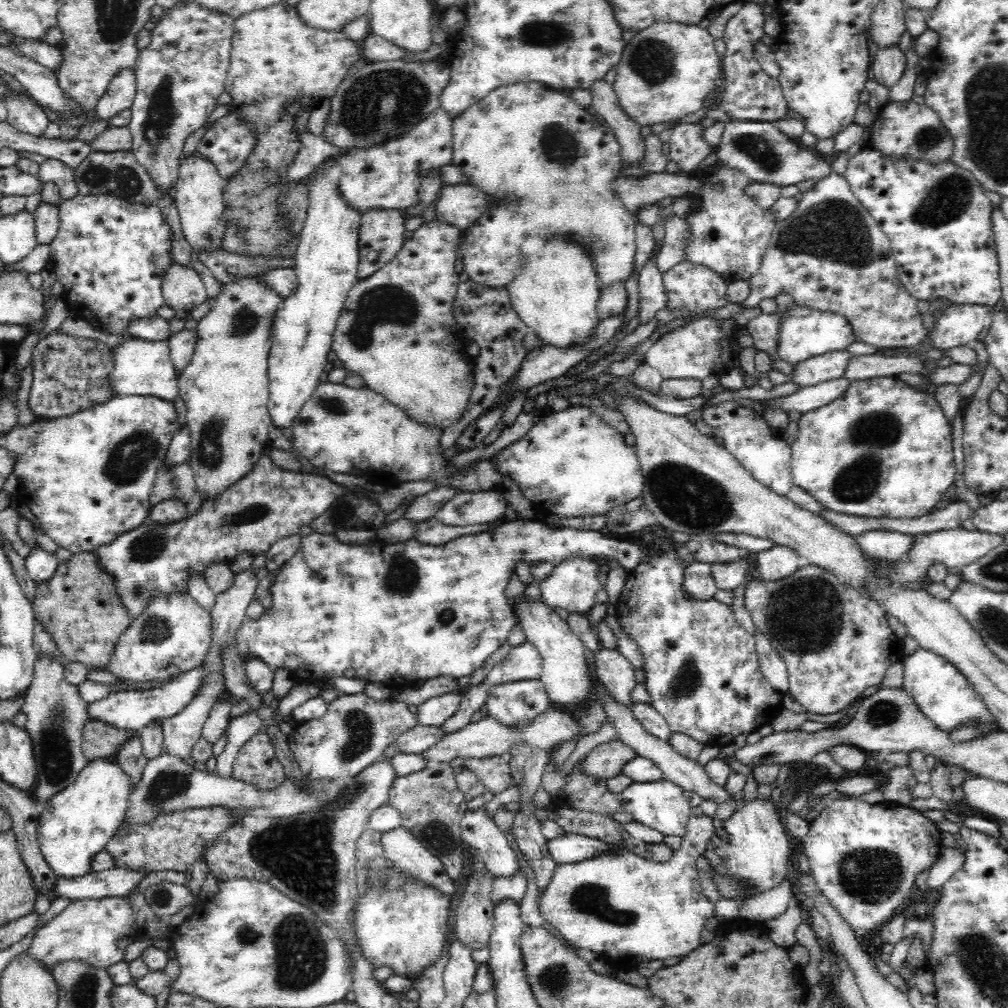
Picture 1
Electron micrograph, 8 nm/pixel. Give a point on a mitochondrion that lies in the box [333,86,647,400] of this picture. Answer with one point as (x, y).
(387, 304)

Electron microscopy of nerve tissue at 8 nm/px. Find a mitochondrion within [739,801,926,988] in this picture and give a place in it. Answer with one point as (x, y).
(871, 874)

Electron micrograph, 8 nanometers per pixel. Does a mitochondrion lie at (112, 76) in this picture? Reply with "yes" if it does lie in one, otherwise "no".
no

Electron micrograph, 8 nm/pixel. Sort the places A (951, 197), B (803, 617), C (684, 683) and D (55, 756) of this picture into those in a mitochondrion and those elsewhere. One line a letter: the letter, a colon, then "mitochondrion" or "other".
A: mitochondrion
B: mitochondrion
C: mitochondrion
D: mitochondrion

